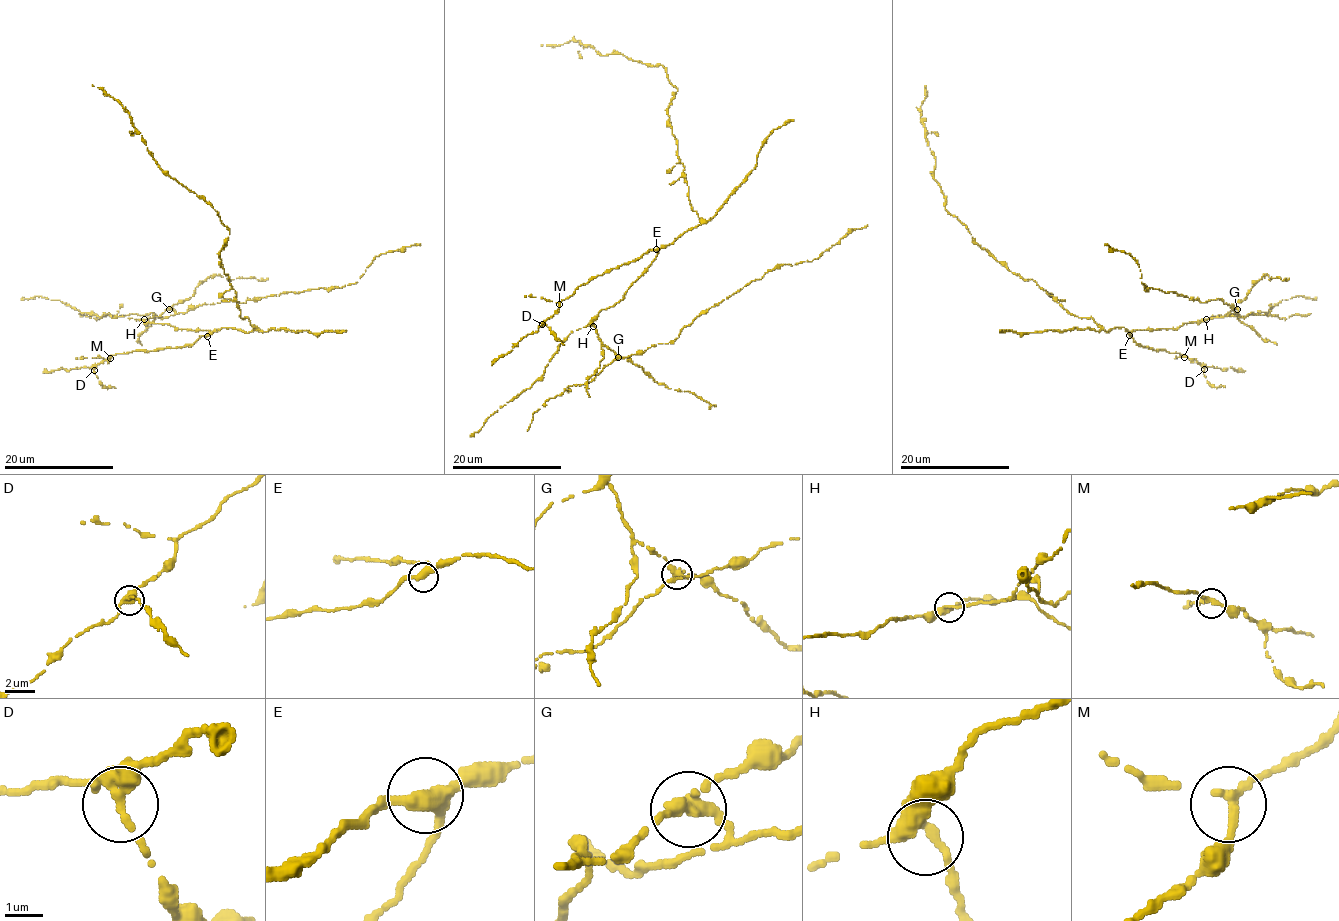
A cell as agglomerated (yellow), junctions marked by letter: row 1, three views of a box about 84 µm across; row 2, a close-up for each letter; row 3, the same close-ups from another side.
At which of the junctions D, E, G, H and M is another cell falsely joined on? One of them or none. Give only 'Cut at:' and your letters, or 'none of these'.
Cut at: G

